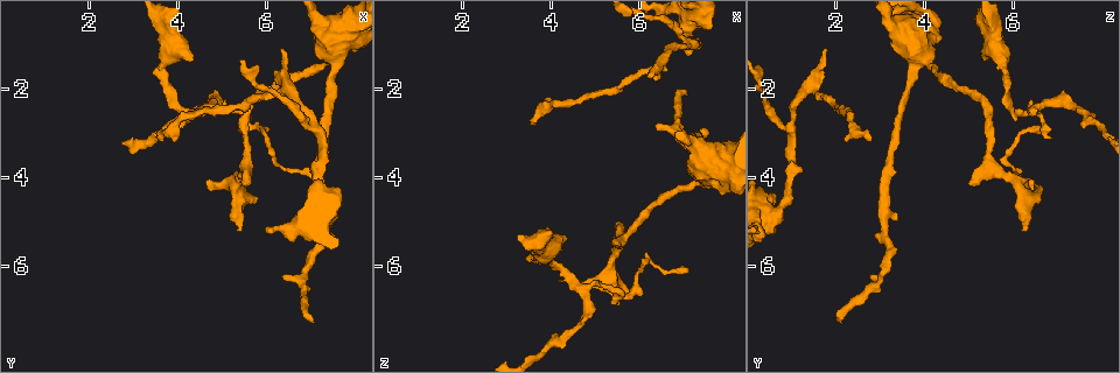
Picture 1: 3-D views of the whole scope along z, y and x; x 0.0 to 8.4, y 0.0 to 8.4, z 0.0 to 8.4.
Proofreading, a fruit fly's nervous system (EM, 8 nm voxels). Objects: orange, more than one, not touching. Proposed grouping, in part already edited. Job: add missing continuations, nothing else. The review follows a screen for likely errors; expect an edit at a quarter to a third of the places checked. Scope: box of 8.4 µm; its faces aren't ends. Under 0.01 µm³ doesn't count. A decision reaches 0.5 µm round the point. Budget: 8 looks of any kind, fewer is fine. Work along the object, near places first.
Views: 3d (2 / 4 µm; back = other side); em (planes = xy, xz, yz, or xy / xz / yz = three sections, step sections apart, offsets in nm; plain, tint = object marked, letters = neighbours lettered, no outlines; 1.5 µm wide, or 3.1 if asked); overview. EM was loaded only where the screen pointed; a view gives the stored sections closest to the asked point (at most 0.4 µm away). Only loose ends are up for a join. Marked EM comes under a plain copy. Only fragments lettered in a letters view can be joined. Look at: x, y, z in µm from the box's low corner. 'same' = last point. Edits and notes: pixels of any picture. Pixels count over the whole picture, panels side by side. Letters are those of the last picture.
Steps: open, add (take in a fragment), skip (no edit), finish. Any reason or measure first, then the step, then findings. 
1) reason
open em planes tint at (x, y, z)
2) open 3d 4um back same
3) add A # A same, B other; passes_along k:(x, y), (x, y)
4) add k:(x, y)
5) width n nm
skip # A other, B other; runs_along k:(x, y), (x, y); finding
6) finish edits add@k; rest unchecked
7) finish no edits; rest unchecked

free end
open 3d 4um at (5.35, 5.20, 6.25)

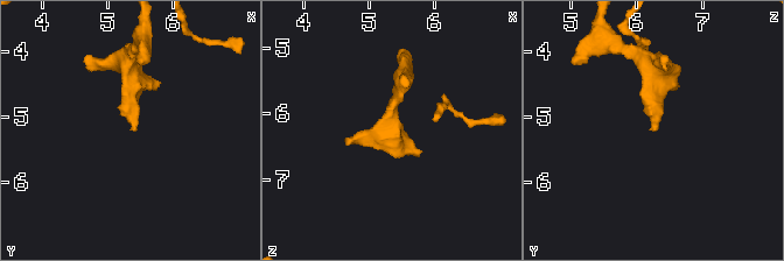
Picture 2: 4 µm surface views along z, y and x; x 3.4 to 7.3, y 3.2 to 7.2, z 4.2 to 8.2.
open em planes letters at (5.40, 5.20, 6.30)

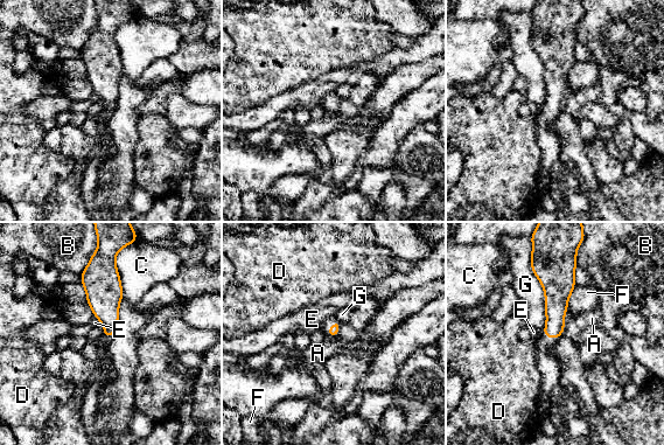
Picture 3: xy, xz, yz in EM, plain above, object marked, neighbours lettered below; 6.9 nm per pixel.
skip # A other, B other, C other, D other, E other, F other, G other; border 3:(566, 325), (561, 333); none of them fits

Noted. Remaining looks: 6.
branch stops here
open em planes tint at (7.05, 3.95, 6.05)

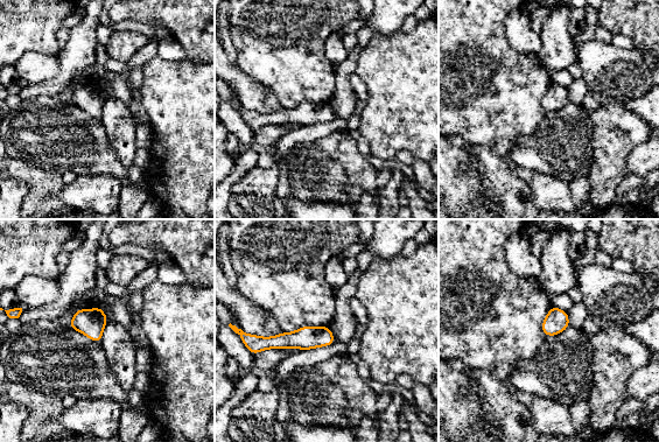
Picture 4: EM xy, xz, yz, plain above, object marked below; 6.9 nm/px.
open em planes letters same

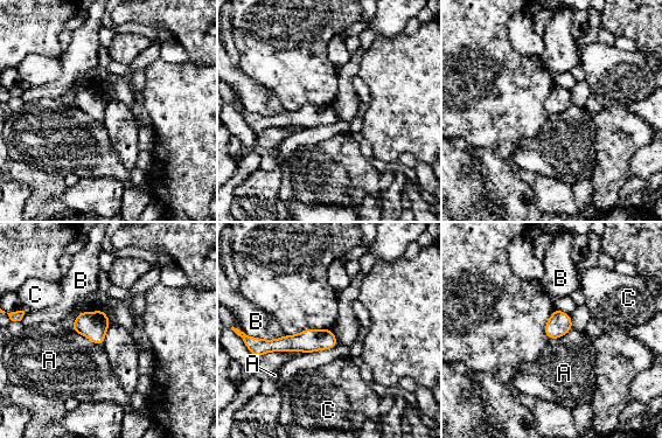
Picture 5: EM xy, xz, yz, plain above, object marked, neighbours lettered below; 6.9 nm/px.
skip # A other, B other, C other; runs_along 5:(334, 342), (288, 342), (262, 346); no lettered fragment goes on from it

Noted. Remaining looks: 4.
branch stops here
open 3d 2um at (6.30, 1.10, 1.85)

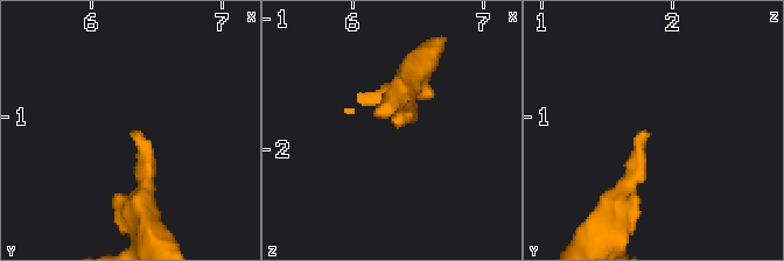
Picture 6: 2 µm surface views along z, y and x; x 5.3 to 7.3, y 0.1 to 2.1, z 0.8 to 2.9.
now the EM
open em xy step 4 tint at (6.30, 1.12, 1.80)

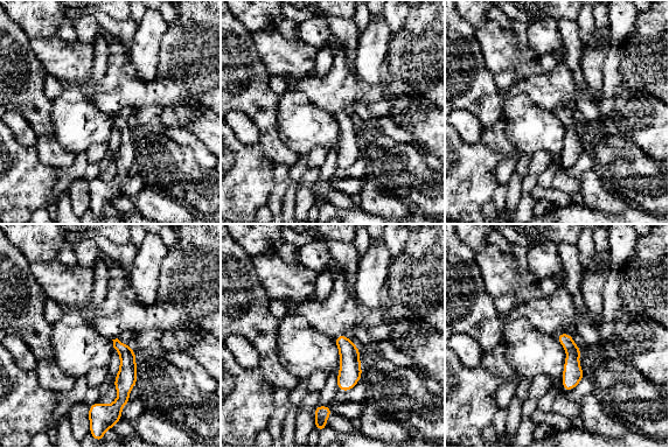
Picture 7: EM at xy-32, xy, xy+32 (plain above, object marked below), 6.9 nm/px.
open em xz step 8 letters same

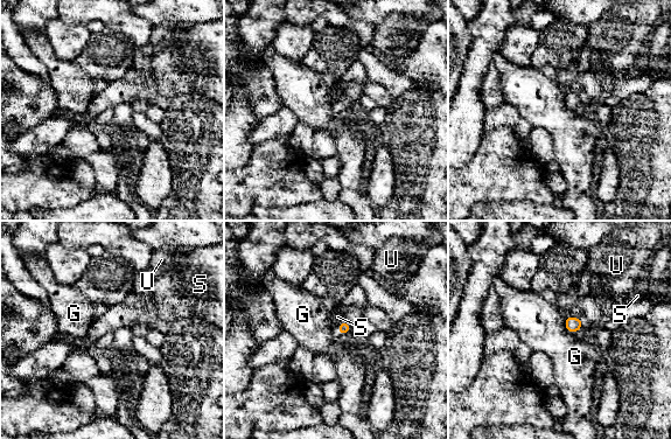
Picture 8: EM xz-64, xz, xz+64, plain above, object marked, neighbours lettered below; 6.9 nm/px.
skip # G other, S other, U other; border 8:(565, 316), (565, 328), (578, 333); no lettered fragment goes on from it

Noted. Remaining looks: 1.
finish no edits; rest unchecked

